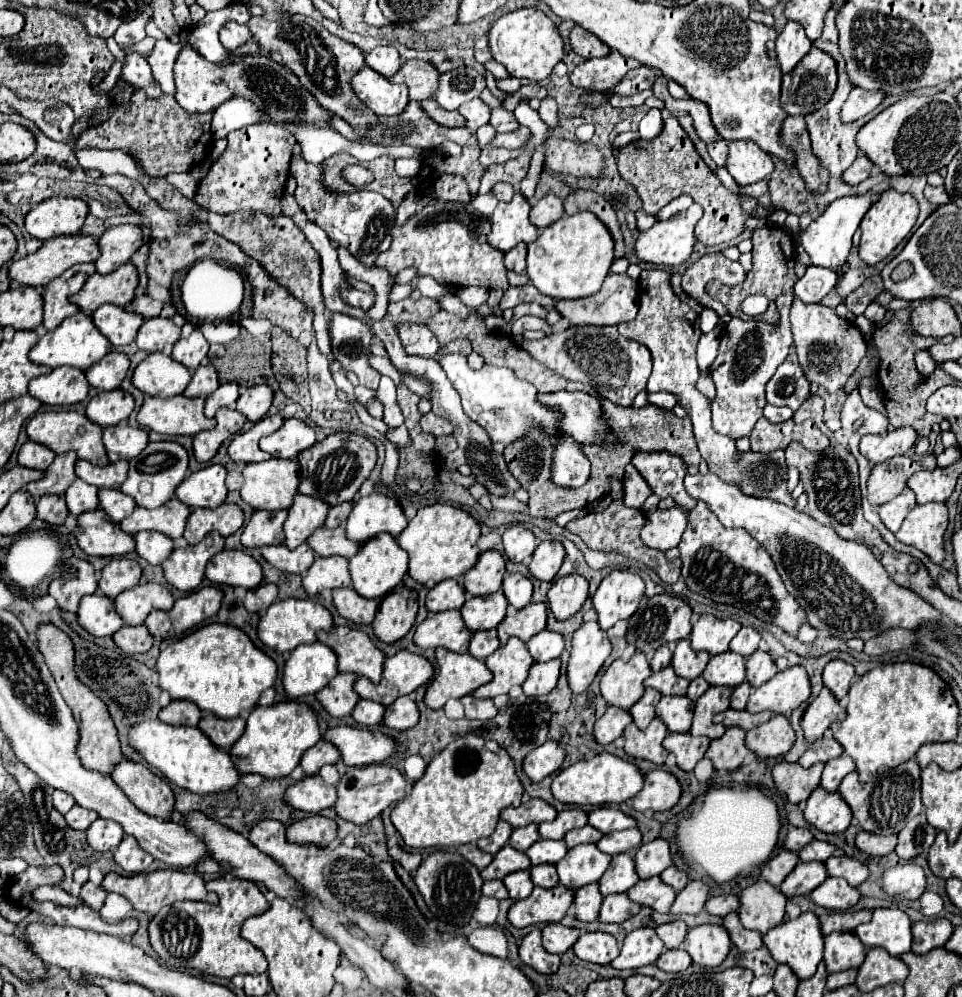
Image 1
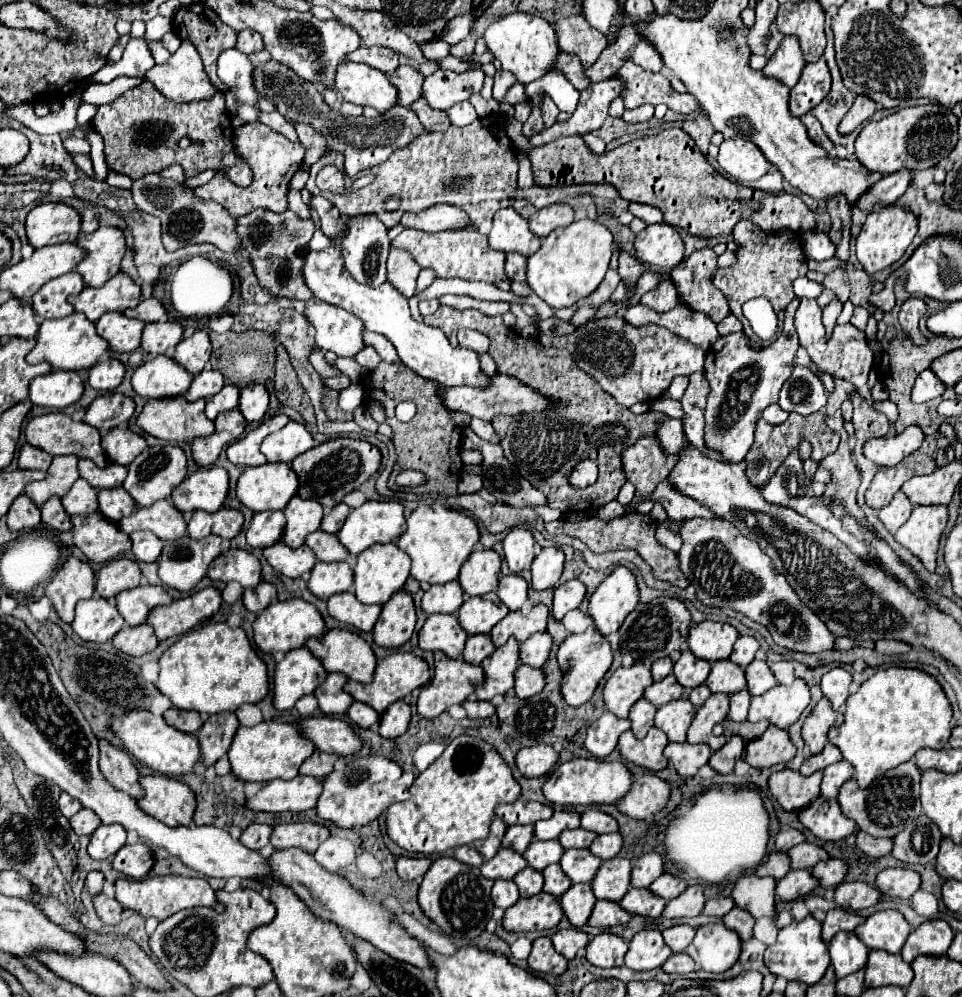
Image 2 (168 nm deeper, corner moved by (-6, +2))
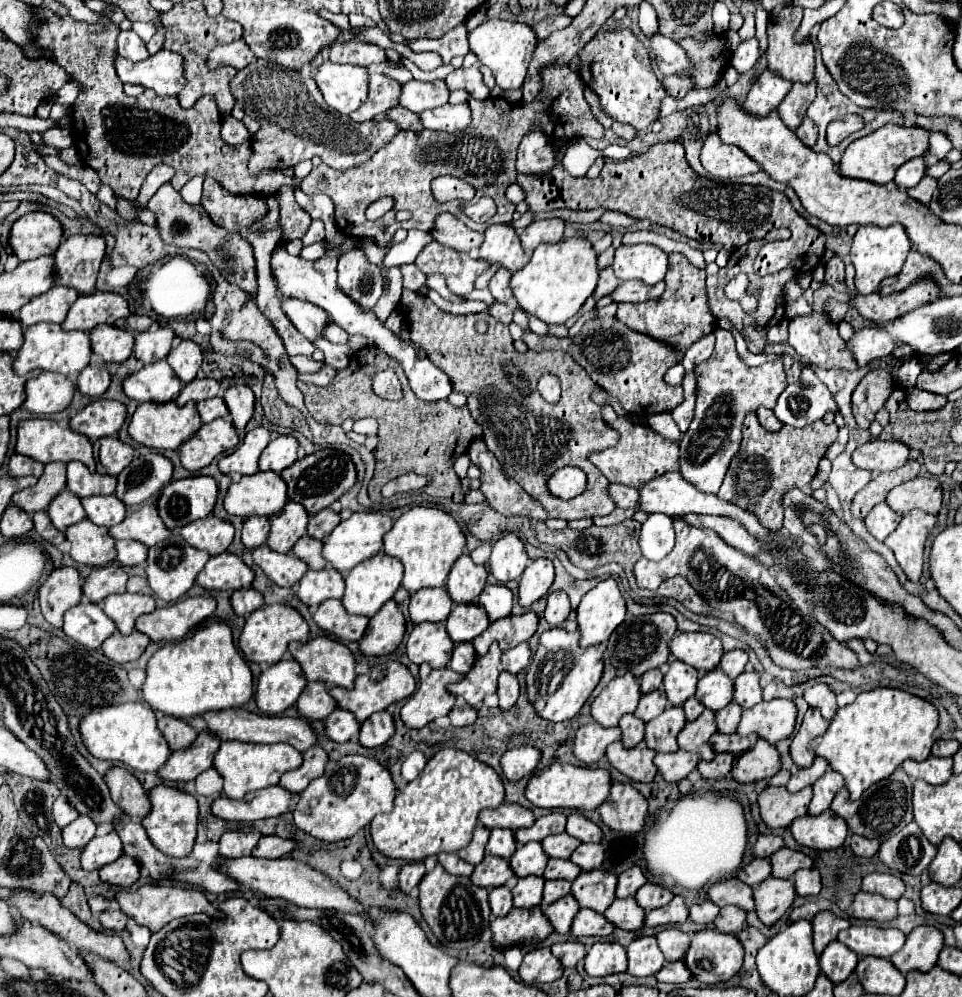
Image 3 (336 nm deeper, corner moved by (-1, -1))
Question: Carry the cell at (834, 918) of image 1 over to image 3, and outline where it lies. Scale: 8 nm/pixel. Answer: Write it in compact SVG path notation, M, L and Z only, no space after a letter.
M819 912L813 920L813 936L815 936L815 952L821 954L823 948L837 938L837 934L849 928L849 920L835 916L833 912Z

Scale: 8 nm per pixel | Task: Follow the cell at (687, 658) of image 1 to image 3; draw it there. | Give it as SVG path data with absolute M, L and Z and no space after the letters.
M679 660L671 662L669 672L663 678L663 690L669 704L681 706L687 698L695 694L695 686L697 686L697 670Z

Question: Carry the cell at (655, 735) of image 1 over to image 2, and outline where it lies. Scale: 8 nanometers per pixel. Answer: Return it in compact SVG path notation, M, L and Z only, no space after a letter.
M652 727L644 739L638 739L632 731L626 731L618 741L618 749L624 759L652 771L660 771L668 765L668 759L662 753L666 745L668 737L658 727Z

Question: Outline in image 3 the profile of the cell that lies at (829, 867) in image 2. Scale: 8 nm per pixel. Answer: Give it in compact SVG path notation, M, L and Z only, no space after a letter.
M809 868L809 870L799 870L793 876L793 884L795 884L795 892L799 896L817 896L821 890L821 876L817 868Z

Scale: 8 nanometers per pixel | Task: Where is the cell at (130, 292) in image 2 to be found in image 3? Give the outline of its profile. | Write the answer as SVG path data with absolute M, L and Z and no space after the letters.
M95 292L71 306L65 322L61 324L63 330L83 330L89 332L97 324L113 324L119 318L127 318L129 308L123 296L113 292Z

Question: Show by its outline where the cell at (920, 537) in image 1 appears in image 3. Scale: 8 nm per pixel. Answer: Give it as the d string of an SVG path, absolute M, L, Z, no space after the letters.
M911 510L903 516L899 526L885 538L885 544L893 550L897 564L911 582L921 578L923 548L937 518L923 510Z

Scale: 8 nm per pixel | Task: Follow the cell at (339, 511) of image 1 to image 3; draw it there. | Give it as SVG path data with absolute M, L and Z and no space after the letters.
M325 508L323 512L317 512L315 516L311 516L307 534L315 540L325 540L337 524L339 524L339 516L331 508Z

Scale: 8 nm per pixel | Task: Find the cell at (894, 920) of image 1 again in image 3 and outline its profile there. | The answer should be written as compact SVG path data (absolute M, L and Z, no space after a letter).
M851 926L837 936L839 942L849 946L859 956L879 956L891 958L905 944L905 934L895 928L879 928L879 926Z

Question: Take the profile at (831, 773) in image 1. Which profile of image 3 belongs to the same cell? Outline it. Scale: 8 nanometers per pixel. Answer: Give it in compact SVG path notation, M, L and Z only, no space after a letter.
M825 772L825 776L821 776L815 784L813 784L813 800L809 806L809 814L811 816L819 816L821 812L825 812L831 806L831 800L835 798L835 794L843 788L845 780L839 772Z

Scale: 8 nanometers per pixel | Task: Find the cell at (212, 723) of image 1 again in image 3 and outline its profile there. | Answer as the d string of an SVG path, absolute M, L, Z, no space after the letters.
M199 732L197 740L185 748L173 752L167 764L159 768L157 776L165 782L189 782L195 780L201 772L211 768L213 756L219 750L219 740L213 738L209 732Z

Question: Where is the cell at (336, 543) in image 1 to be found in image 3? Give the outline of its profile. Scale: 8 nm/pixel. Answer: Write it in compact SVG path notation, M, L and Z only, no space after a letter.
M303 536L295 548L293 548L293 554L303 560L311 570L321 570L323 566L327 566L327 562L323 560L321 556L321 548L323 548L323 542L315 540L315 538L309 538L309 536Z

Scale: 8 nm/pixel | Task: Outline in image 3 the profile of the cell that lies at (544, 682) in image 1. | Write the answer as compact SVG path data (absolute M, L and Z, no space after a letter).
M501 672L499 674L499 686L497 686L497 696L499 696L499 708L501 710L509 710L517 698L519 698L519 680L509 674L509 672Z

